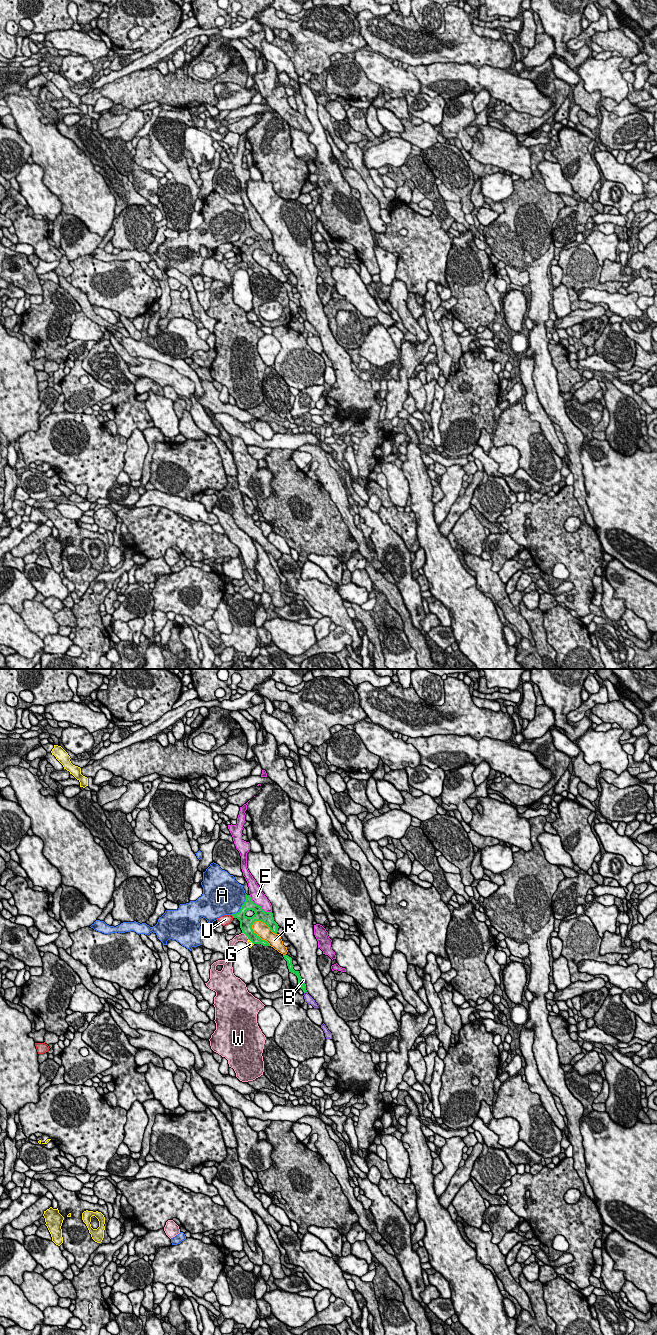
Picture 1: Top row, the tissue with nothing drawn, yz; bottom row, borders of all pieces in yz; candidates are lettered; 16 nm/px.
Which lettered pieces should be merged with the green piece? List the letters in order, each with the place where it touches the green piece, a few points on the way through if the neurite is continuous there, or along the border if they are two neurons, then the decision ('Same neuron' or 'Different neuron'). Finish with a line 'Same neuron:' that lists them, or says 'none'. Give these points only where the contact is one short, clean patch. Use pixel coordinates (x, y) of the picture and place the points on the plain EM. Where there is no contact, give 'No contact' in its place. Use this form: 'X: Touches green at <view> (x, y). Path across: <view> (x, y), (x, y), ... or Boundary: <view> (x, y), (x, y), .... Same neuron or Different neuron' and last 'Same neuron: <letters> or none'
A: Touches green at yz (242, 234). Different neuron
B: Touches green at yz (305, 319). Boundary: yz (306, 319), (304, 321). Different neuron
E: Touches green at yz (258, 233). Different neuron
G: Touches green at yz (251, 269). Different neuron
R: Touches green at yz (256, 262). Different neuron
U: Touches green at yz (232, 243). Different neuron
W: Touches green at yz (246, 263). Different neuron
Same neuron: none

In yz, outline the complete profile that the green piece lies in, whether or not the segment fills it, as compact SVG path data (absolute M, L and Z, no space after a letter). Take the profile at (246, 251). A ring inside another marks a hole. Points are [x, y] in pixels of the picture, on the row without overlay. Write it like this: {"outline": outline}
{"outline": "M246 222L246 228L242 233L238 241L232 242L233 246L237 246L240 249L240 256L248 267L253 272L261 272L263 274L270 274L265 268L262 268L252 257L252 253L255 249L261 249L265 251L270 258L277 262L278 252L274 249L272 240L265 240L261 234L254 231L250 223Z"}

